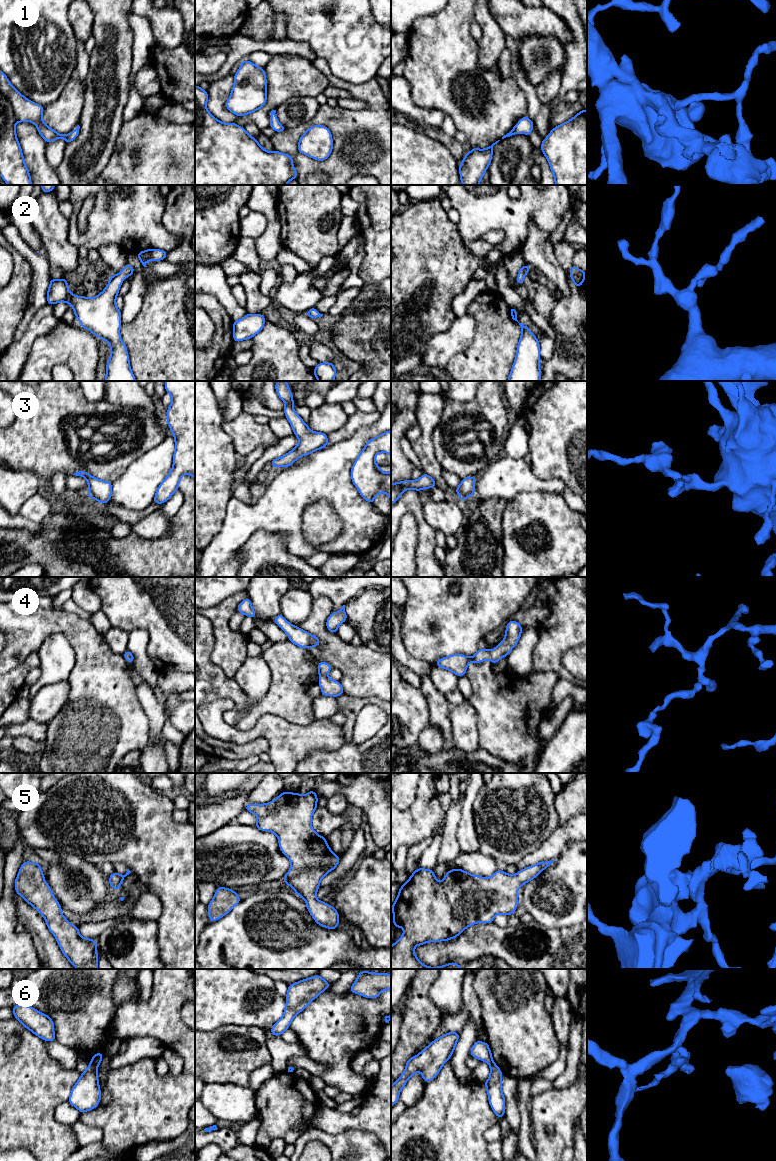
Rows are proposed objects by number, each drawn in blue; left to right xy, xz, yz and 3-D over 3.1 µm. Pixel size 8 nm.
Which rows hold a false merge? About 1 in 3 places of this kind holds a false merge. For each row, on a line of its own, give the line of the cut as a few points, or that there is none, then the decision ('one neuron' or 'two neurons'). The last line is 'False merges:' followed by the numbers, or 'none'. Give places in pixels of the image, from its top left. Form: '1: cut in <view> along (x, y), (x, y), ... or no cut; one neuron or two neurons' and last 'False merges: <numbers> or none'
1: no cut; one neuron
2: no cut; one neuron
3: no cut; one neuron
4: no cut; one neuron
5: no cut; one neuron
6: cut in xy along (91, 1061), (97, 1065); two neurons
False merges: 6

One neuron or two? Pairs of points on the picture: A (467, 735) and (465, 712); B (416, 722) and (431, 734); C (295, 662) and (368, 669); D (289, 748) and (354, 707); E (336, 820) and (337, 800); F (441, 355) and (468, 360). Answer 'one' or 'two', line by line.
A: one
B: two
C: two
D: two
E: two
F: two

